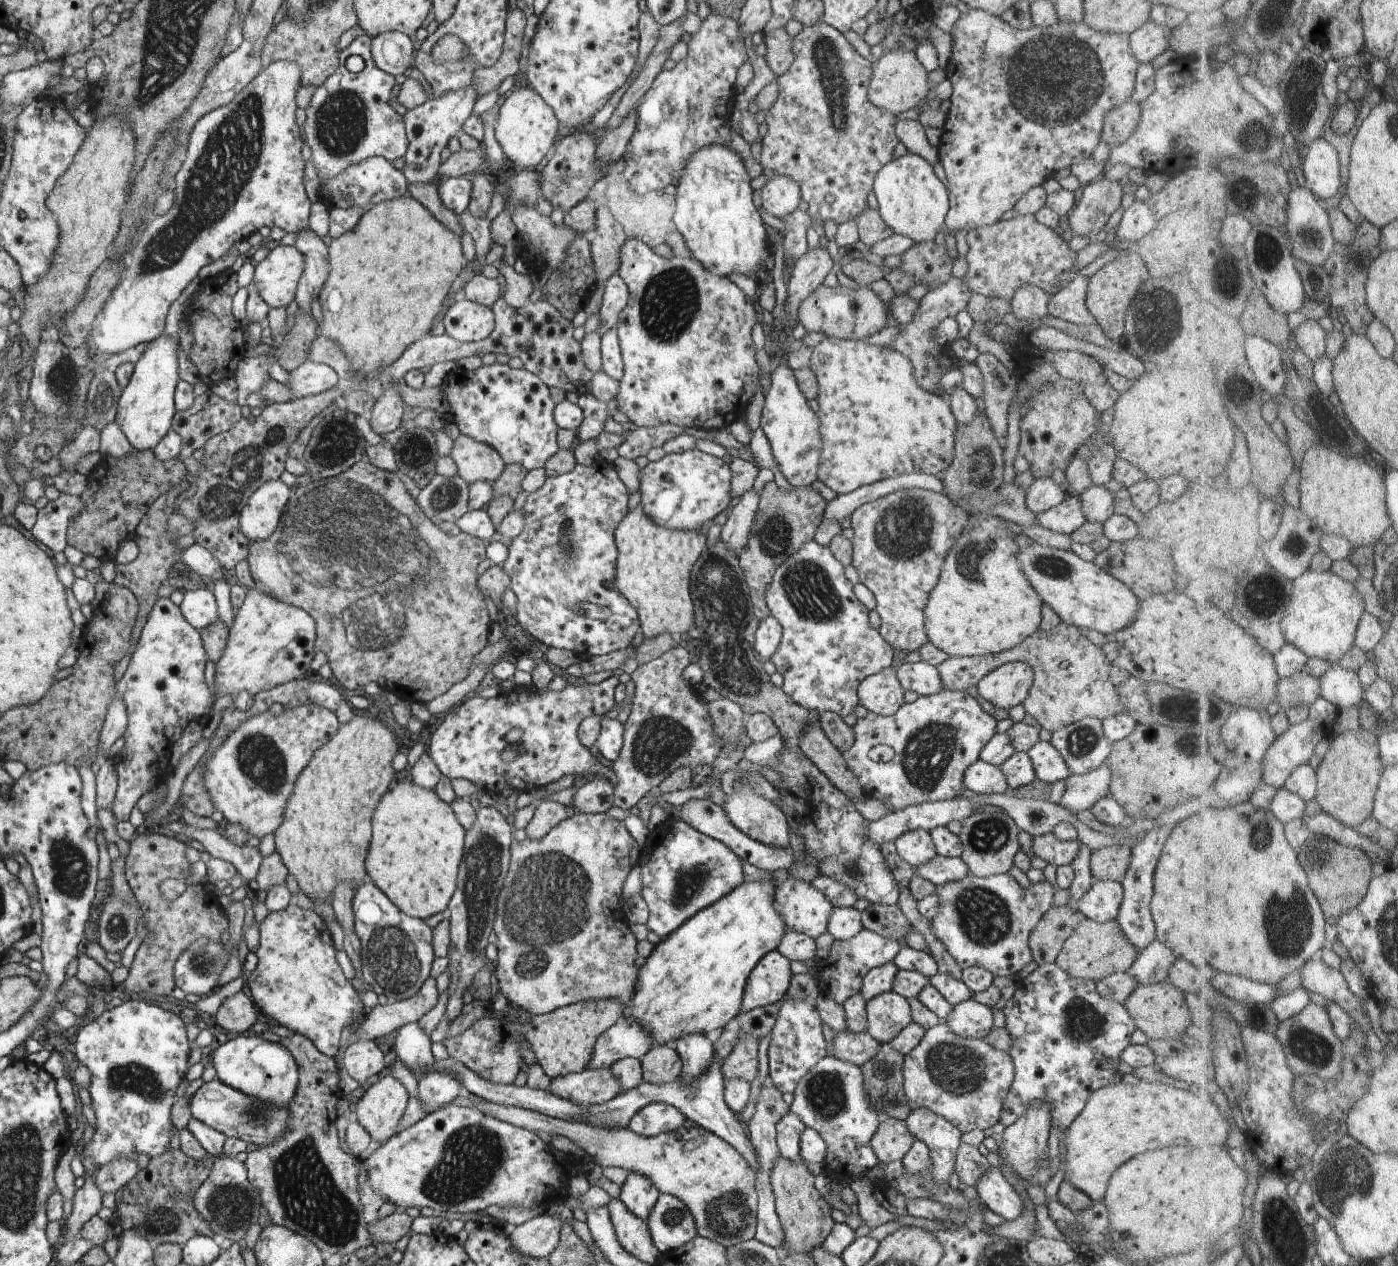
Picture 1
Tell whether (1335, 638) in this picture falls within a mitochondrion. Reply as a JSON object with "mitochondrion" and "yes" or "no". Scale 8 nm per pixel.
{"mitochondrion":"no"}

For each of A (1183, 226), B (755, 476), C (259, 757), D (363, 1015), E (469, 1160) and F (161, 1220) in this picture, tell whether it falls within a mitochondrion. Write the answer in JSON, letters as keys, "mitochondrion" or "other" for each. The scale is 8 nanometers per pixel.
{"A":"other","B":"other","C":"mitochondrion","D":"other","E":"mitochondrion","F":"mitochondrion"}

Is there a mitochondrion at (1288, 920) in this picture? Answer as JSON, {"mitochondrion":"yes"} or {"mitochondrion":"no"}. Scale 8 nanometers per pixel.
{"mitochondrion":"yes"}

